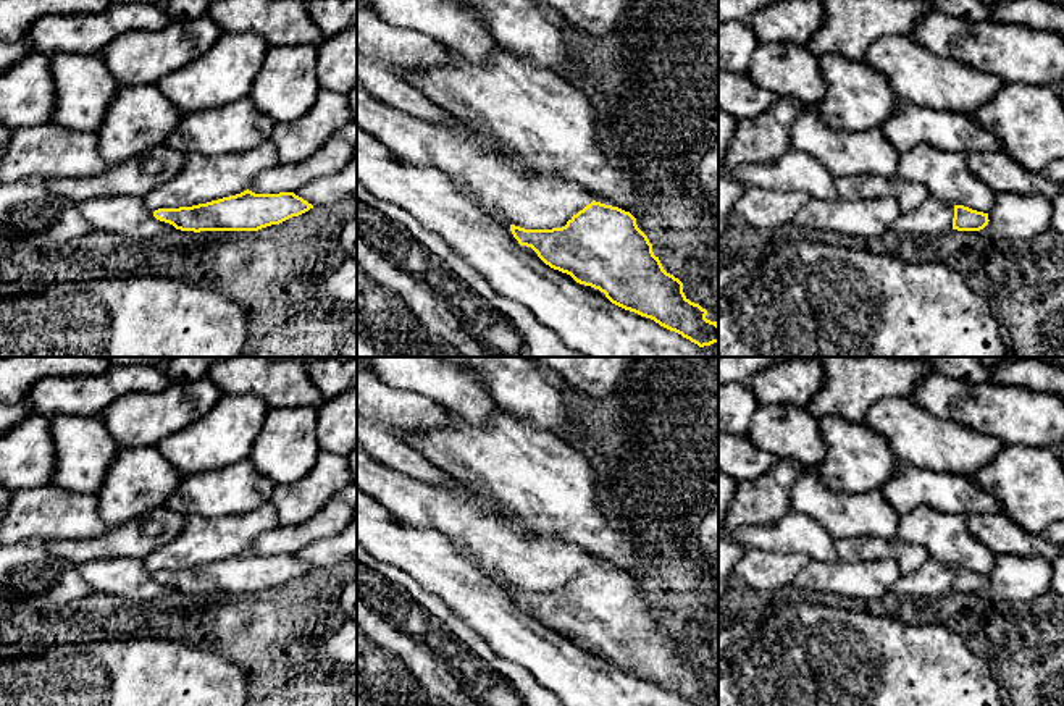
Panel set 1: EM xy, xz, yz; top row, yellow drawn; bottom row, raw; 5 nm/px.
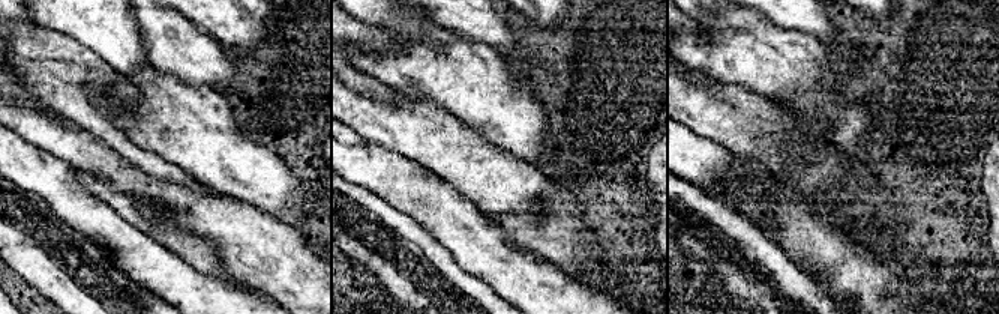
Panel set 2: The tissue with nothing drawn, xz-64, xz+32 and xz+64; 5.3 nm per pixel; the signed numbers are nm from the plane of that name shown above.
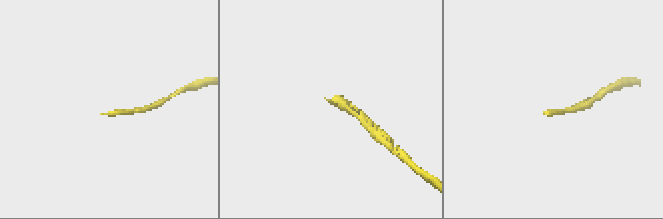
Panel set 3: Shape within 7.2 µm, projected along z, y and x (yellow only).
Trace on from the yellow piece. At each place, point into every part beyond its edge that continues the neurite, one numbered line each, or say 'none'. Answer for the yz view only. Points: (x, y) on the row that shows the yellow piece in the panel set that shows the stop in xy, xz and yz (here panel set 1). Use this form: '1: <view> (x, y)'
1: yz (934, 217)

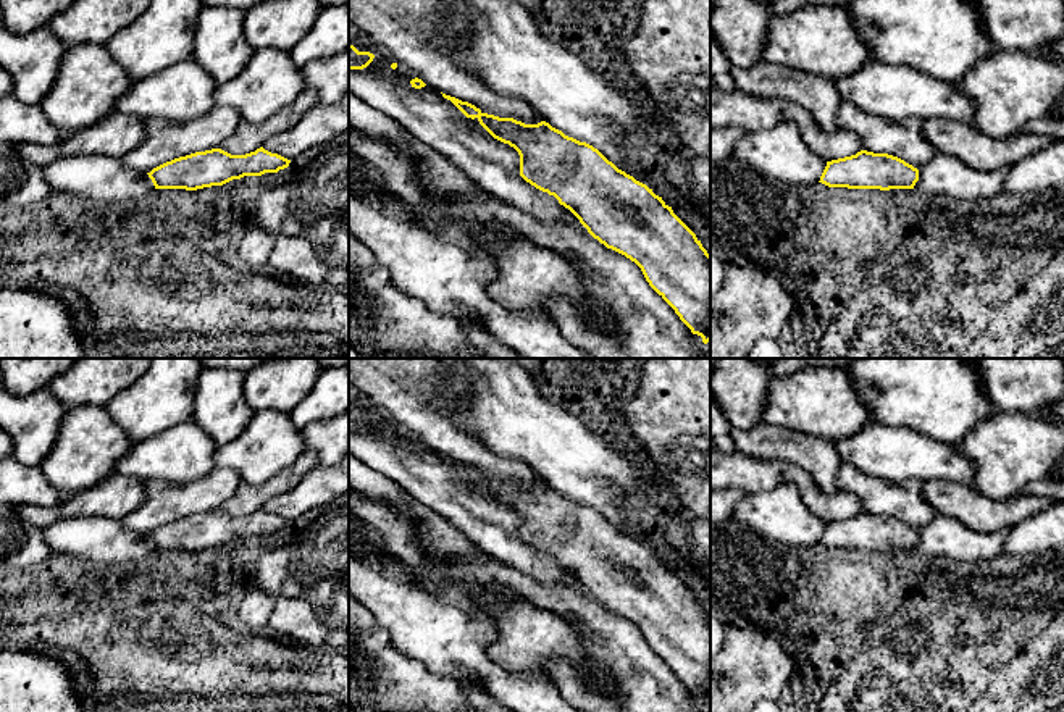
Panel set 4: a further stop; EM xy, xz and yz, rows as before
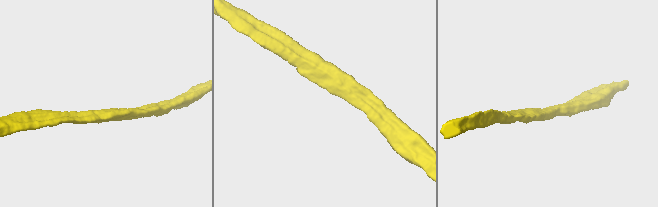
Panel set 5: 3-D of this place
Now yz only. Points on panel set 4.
none

